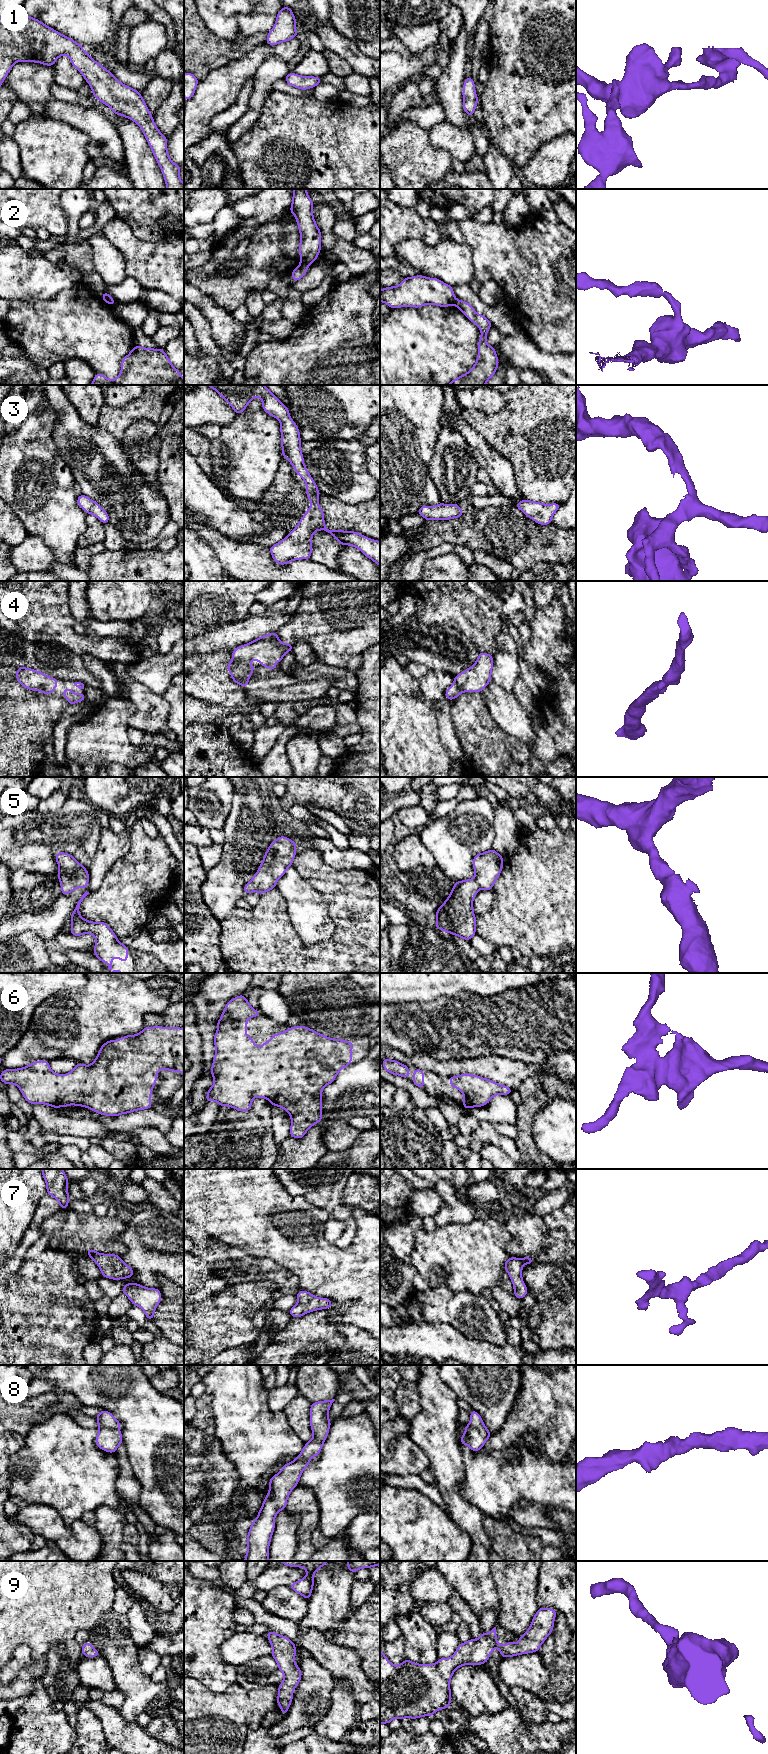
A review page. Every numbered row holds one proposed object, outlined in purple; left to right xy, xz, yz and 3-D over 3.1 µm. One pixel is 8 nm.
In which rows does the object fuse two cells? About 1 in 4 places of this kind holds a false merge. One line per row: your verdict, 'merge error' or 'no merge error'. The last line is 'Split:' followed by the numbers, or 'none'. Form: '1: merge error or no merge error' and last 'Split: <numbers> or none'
1: no merge error
2: merge error
3: no merge error
4: no merge error
5: no merge error
6: no merge error
7: no merge error
8: no merge error
9: no merge error
Split: 2

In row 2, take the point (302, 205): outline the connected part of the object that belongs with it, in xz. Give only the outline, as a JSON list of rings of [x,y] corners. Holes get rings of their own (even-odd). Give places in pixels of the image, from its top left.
[[[292,189],[294,194],[290,213],[296,217],[300,232],[299,254],[301,264],[312,264],[321,251],[321,231],[313,217],[313,201],[307,189]]]

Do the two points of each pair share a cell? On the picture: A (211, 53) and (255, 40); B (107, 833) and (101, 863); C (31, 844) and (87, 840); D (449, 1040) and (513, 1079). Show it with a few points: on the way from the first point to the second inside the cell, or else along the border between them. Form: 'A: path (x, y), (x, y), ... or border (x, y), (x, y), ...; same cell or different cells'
A: path (222, 51), (244, 45); same cell
B: path (107, 840), (107, 853), (105, 856); same cell
C: path (45, 839), (73, 839); same cell
D: border (501, 1057), (486, 1055), (454, 1059); different cells

